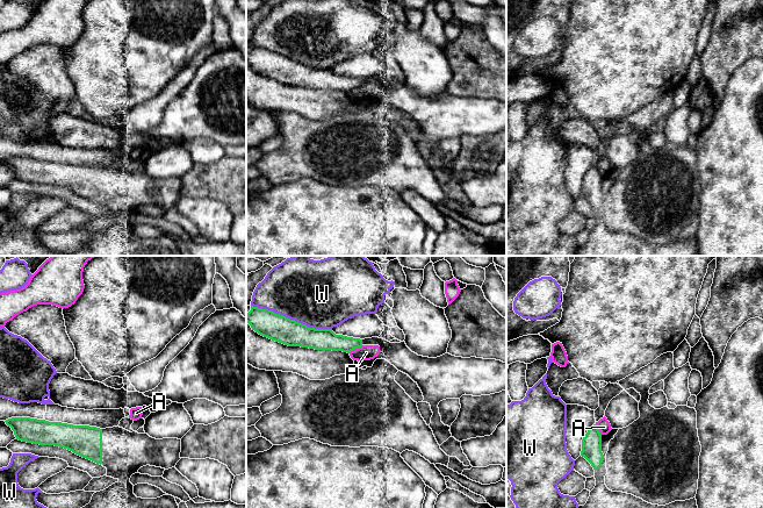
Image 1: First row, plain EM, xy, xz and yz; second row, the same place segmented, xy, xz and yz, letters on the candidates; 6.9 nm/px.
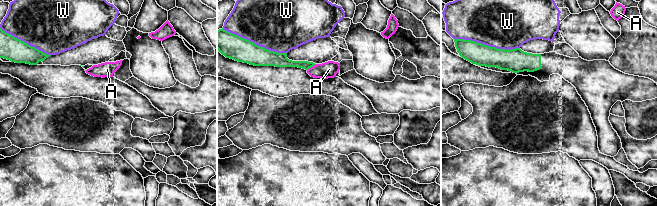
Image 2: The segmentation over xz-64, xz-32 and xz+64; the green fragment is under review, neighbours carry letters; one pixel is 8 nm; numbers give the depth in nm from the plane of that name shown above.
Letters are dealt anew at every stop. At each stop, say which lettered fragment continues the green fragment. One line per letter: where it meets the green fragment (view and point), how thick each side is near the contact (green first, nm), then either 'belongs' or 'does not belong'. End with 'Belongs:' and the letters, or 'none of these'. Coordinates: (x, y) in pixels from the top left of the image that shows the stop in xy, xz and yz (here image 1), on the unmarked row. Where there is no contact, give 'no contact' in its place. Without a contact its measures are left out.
A: meets green in xz at (355, 87); 140 nm thick on the green side, 110 nm on the other; does not belong
W: meets green in xz at (292, 59); 190 nm thick on the green side, 460 nm on the other; does not belong
Belongs: none of these

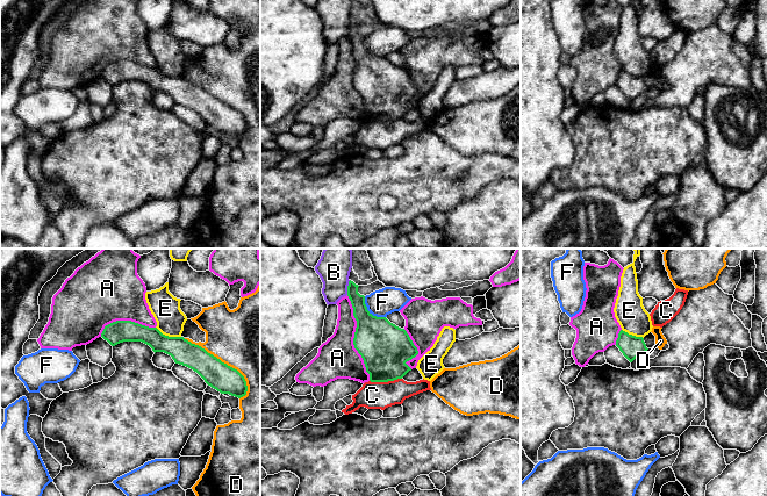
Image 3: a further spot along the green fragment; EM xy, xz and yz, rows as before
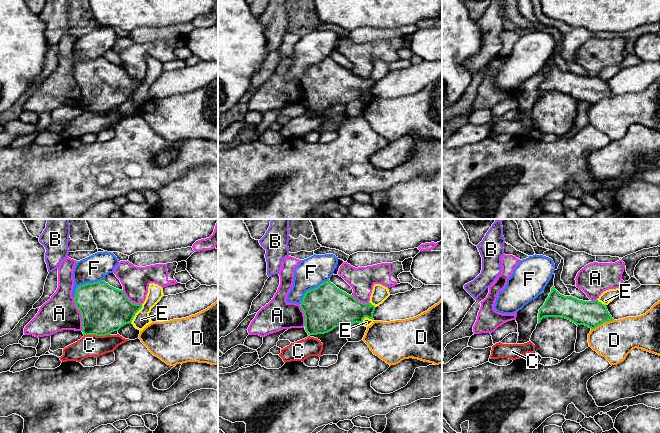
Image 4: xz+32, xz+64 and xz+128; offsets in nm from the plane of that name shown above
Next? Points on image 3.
A: meets green in xz at (353, 78); 340 nm thick on the green side, 280 nm on the other; does not belong
B: meets green in xz at (348, 27); 110 nm thick on the green side, 190 nm on the other; does not belong
C: meets green in xz at (385, 121); 340 nm thick on the green side, 190 nm on the other; does not belong
D: meets green in xy at (221, 101); 190 nm thick on the green side, 460 nm on the other; does not belong
E: meets green in xy at (167, 76); 170 nm thick on the green side, 200 nm on the other; does not belong
F: meets green in xz at (368, 51); 320 nm thick on the green side, 190 nm on the other; does not belong
Belongs: none of these

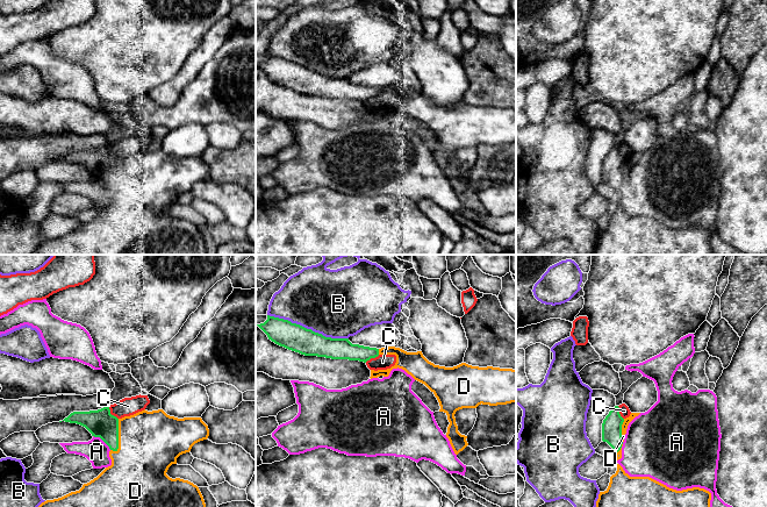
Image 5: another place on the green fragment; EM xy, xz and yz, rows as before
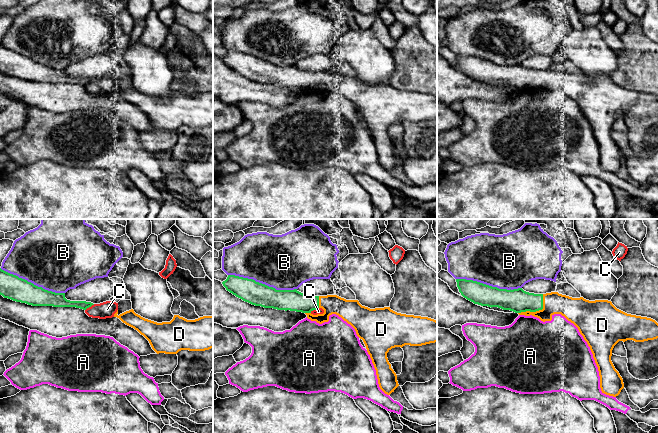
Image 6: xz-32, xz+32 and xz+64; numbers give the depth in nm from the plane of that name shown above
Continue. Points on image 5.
A: meets green in xy at (102, 179); 190 nm thick on the green side, 170 nm on the other; does not belong
B: meets green in xz at (308, 69); 190 nm thick on the green side, 460 nm on the other; does not belong
C: meets green in xy at (109, 152); 190 nm thick on the green side, 130 nm on the other; does not belong
D: meets green in xy at (117, 176); 190 nm thick on the green side, 440 nm on the other; belongs
Belongs: D

